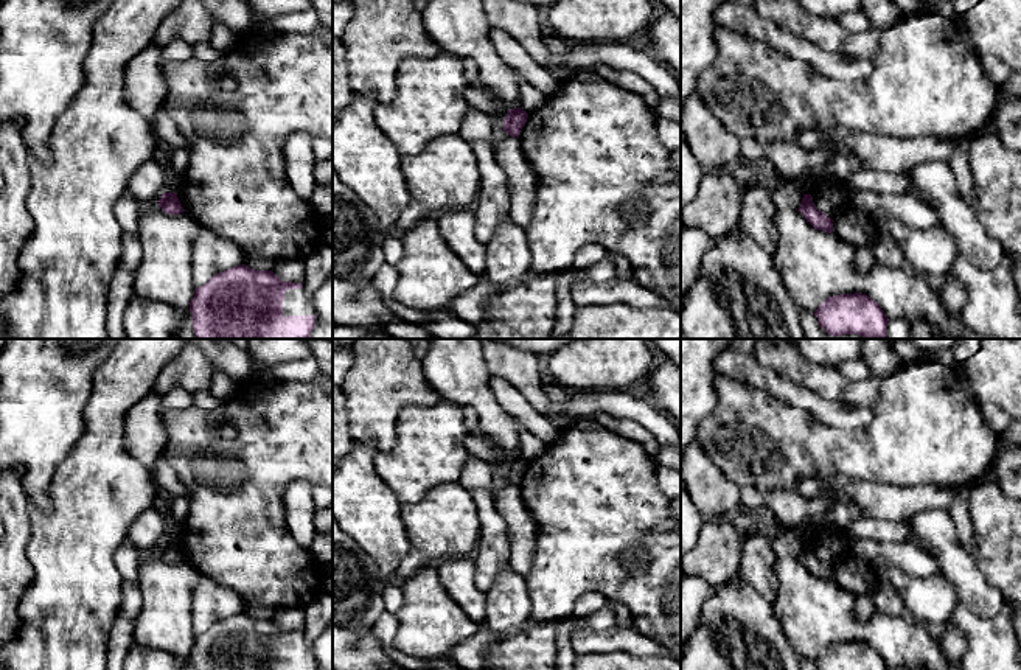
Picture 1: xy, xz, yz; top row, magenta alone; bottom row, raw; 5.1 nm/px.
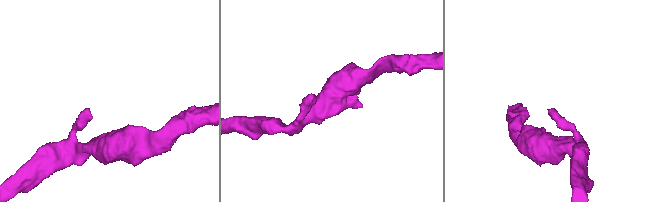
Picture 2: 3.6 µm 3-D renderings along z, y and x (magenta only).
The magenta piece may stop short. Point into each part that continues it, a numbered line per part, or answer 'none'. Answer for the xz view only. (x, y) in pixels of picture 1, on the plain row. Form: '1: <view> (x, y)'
none

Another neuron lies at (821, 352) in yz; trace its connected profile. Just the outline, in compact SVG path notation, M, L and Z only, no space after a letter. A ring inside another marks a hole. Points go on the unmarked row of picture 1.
M774 339L782 348L794 348L817 367L838 367L861 359L861 339Z

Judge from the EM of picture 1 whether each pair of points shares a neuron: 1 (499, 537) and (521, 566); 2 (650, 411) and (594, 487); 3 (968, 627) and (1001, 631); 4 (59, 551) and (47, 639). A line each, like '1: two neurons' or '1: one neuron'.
1: two neurons
2: two neurons
3: one neuron
4: one neuron

